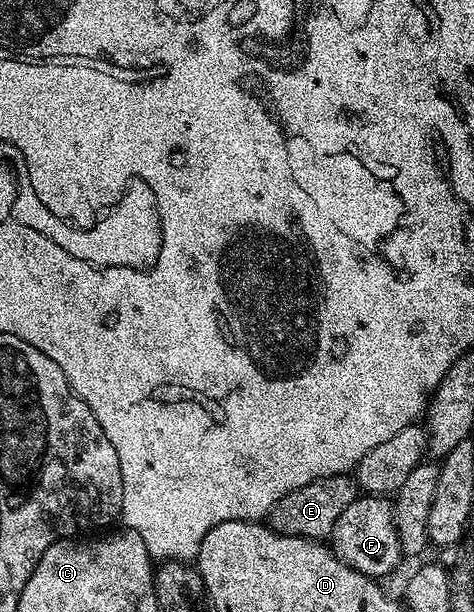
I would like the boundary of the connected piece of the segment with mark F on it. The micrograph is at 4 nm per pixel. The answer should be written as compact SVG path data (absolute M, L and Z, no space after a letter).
M378 494L356 498L353 504L345 508L345 512L341 512L341 516L337 516L329 545L346 566L359 570L362 574L380 576L379 574L397 569L399 561L404 561L405 555L397 536L392 499Z

